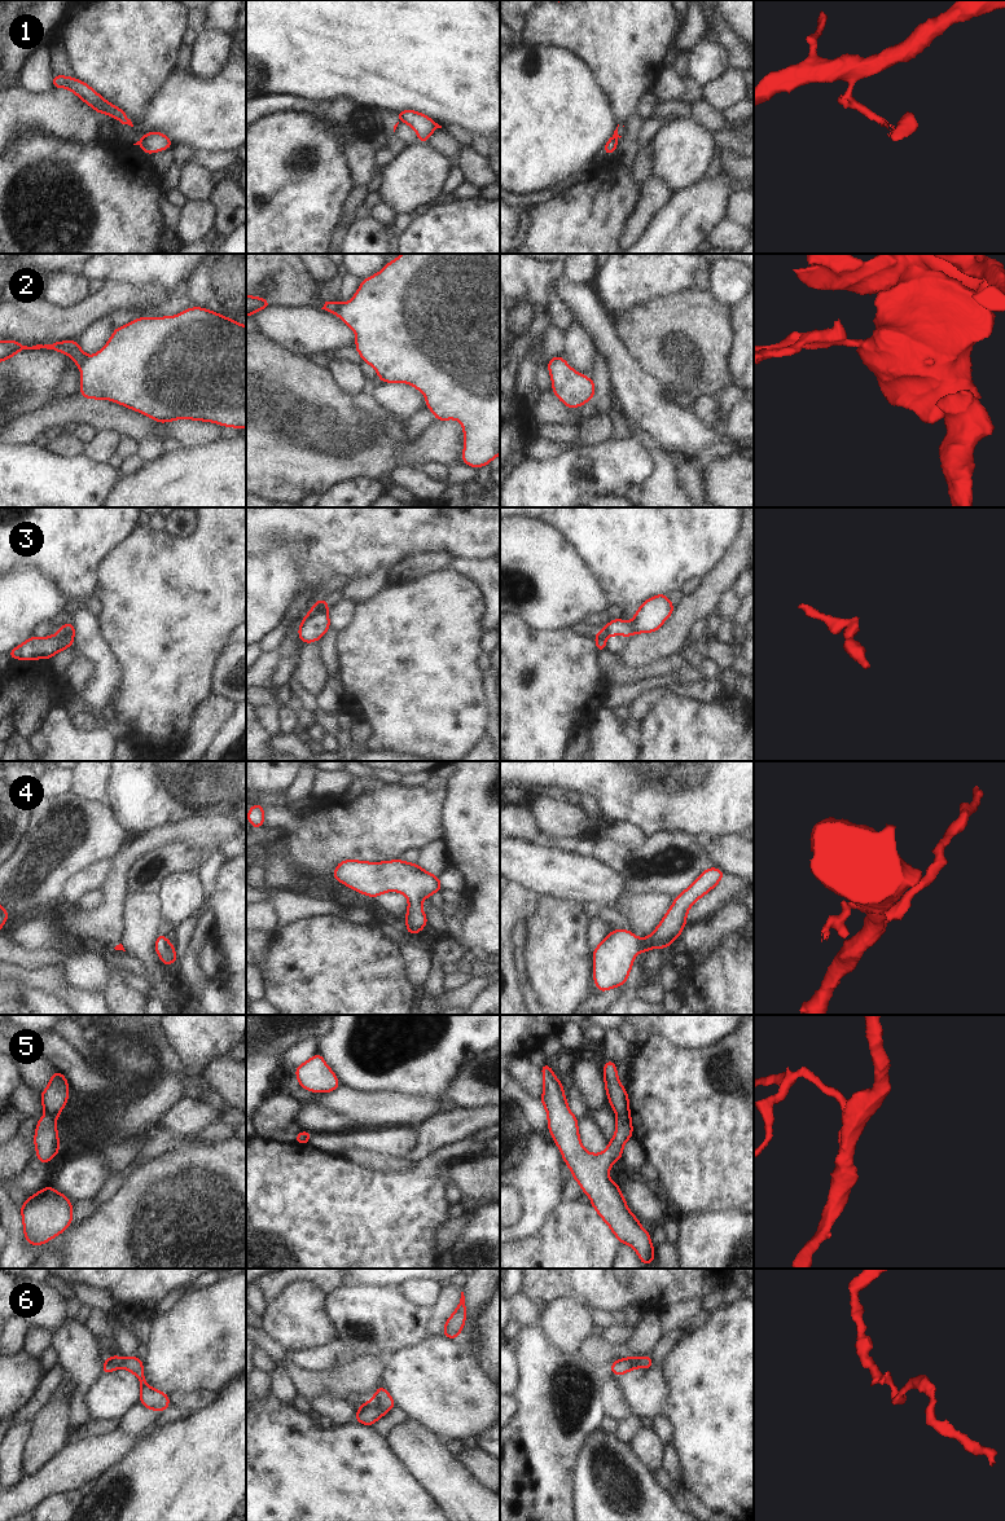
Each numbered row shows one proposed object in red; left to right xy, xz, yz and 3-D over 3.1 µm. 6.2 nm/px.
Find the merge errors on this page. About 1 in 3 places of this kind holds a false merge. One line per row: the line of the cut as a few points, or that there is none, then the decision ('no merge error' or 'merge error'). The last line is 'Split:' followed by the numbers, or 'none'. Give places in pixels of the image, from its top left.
1: xy (145, 135), (139, 144) | merge error
2: xz (342, 304), (337, 313) | merge error
3: xy (57, 633), (73, 636) | merge error
4: no cut | no merge error
5: yz (628, 1113), (617, 1116) | merge error
6: no cut | no merge error
Split: 1, 2, 3, 5

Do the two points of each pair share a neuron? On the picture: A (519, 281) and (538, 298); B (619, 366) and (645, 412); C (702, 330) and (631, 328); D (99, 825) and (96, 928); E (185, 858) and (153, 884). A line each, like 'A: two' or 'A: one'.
A: one
B: one
C: one
D: two
E: one

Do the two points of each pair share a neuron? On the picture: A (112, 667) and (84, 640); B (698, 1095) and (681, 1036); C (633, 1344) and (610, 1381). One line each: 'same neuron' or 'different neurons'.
A: same neuron
B: different neurons
C: different neurons

